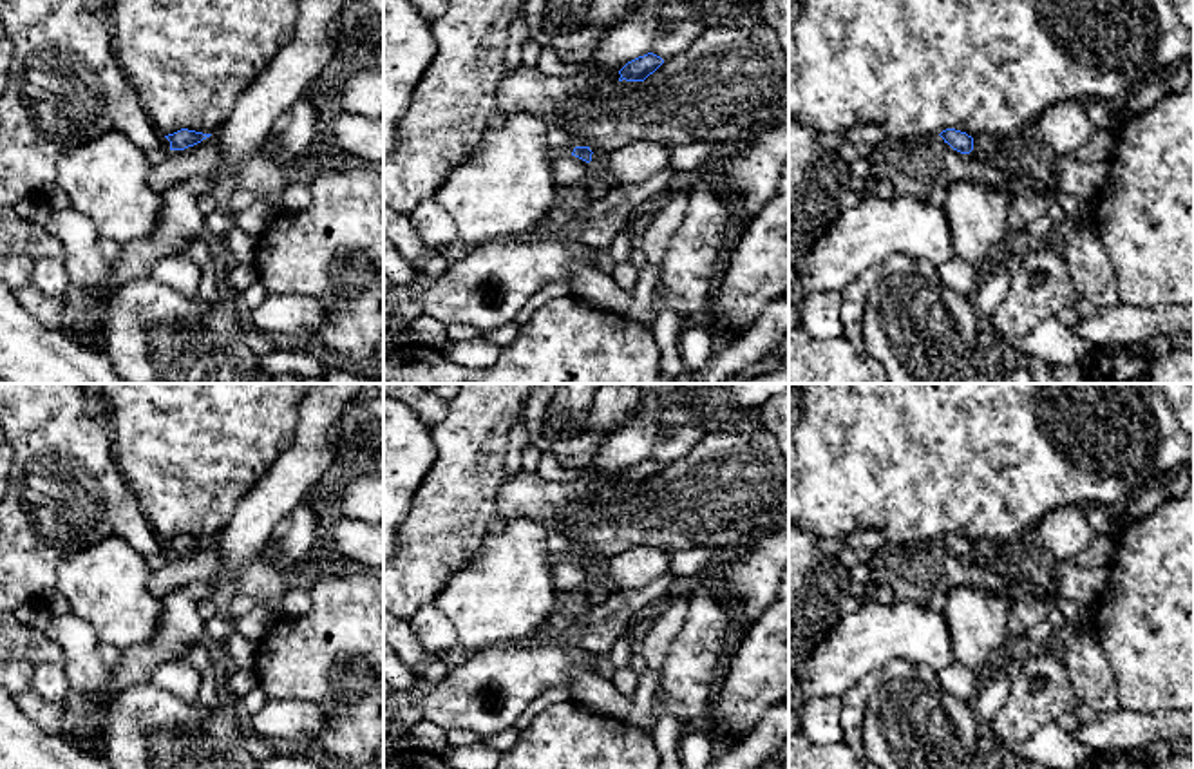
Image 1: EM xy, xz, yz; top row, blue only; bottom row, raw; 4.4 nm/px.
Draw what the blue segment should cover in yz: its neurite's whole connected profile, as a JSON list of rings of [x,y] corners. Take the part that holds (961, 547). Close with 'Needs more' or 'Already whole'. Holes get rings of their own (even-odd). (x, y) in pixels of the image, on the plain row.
[[[946,534],[939,539],[944,548],[948,548],[953,555],[961,559],[970,559],[973,555],[973,543],[966,537]]]. Already whole

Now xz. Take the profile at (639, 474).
[[[648,458],[644,461],[639,461],[631,467],[628,467],[621,476],[619,487],[644,487],[649,479],[653,479],[664,465],[653,458]]]. Already whole

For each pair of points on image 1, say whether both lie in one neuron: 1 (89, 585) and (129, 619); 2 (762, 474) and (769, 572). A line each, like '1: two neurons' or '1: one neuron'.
1: one neuron
2: two neurons

